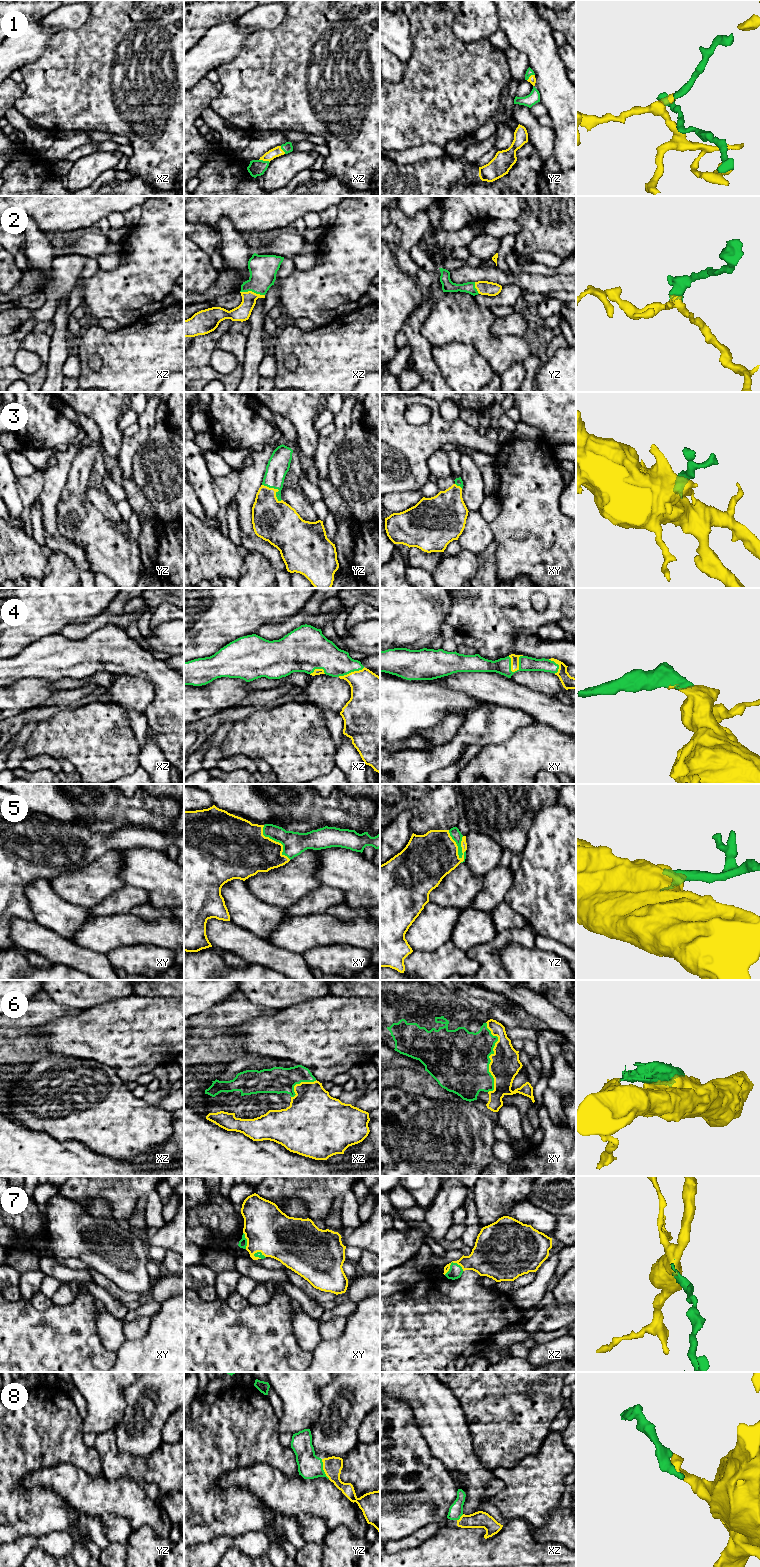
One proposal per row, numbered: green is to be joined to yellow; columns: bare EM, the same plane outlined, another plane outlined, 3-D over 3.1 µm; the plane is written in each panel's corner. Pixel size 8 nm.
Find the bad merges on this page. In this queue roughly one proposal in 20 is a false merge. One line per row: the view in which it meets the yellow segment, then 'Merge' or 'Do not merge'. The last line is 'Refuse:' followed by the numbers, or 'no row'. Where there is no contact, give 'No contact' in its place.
1: Touches yellow in xz. Merge
2: Touches yellow in xz. Merge
3: Touches yellow in yz. Merge
4: Touches yellow in xy. Merge
5: Touches yellow in yz. Merge
6: Touches yellow in xy. Merge
7: Touches yellow in xz. Merge
8: Touches yellow in yz. Merge
Refuse: no row

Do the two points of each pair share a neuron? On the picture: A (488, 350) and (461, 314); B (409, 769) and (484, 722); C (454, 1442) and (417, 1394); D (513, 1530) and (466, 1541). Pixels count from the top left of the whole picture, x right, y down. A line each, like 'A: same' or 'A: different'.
A: same
B: same
C: same
D: same

